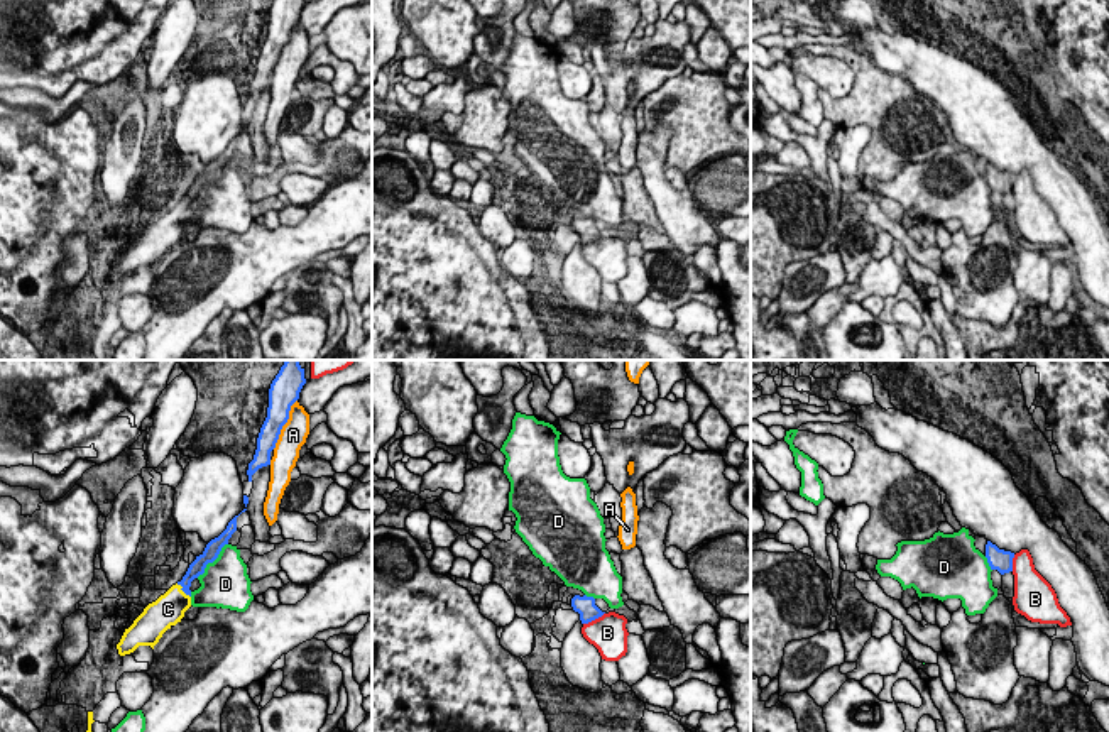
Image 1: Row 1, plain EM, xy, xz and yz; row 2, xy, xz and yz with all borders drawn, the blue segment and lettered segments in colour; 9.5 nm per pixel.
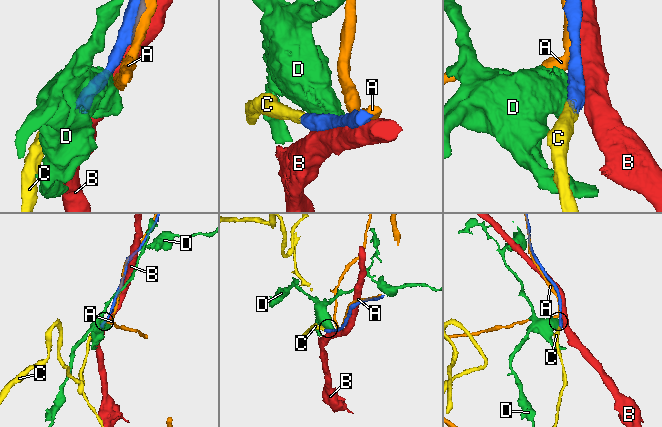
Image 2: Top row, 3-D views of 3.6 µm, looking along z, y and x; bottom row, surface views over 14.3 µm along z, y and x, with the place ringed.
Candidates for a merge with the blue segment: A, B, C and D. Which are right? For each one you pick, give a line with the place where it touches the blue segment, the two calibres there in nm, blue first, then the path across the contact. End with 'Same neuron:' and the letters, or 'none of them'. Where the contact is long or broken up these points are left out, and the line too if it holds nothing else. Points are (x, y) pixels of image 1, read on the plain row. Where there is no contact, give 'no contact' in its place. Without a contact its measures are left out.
C: contact xy (183, 212); calibres 140 and 300 nm; way xy (196, 190), (183, 212), (168, 230)
Same neuron: C

